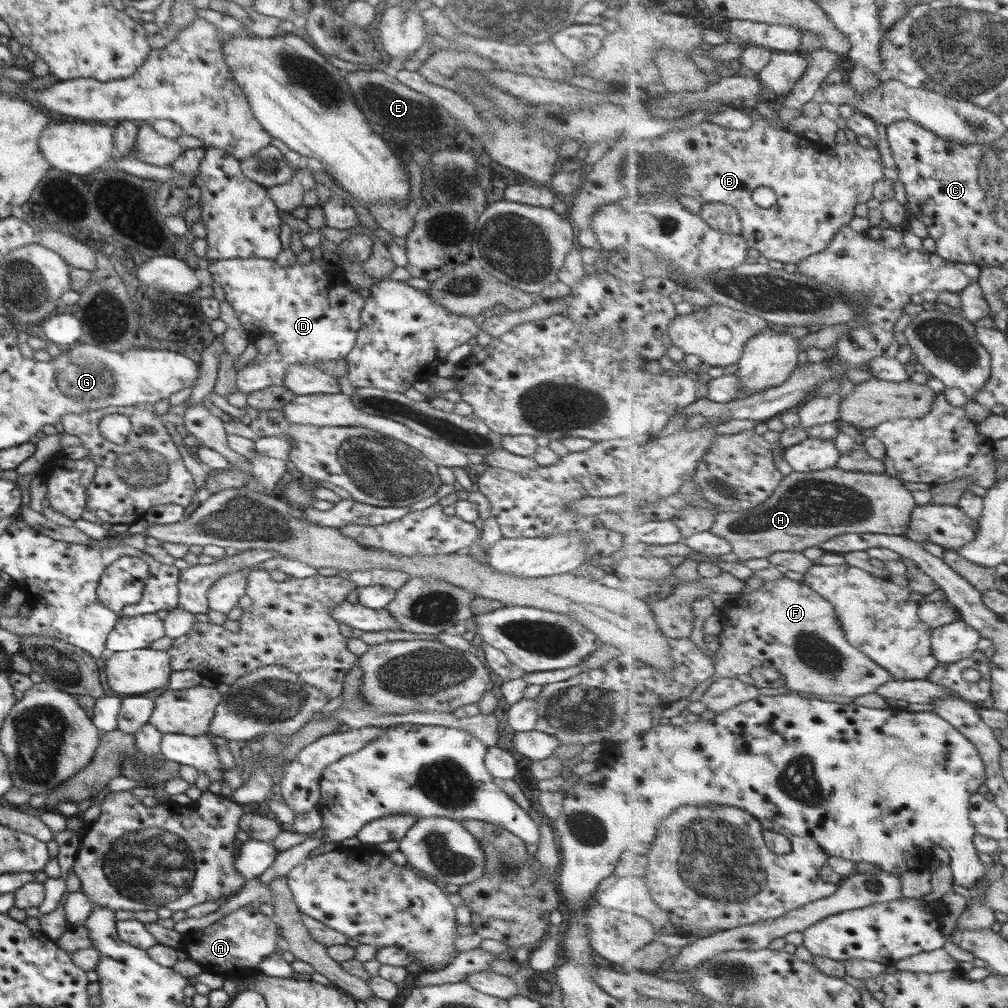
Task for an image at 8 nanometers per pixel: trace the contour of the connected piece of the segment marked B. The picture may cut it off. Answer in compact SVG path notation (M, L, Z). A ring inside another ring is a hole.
M755 108L745 111L753 122L749 129L735 130L703 121L659 137L657 150L681 162L687 170L687 176L679 180L679 194L700 204L715 202L735 207L742 221L742 236L751 249L756 249L767 260L798 266L809 256L829 248L837 232L855 218L855 206L868 204L873 199L875 184L885 174L881 152L857 141L835 146L823 140L811 141L801 134L769 125ZM763 186L773 188L777 194L777 204L769 209L759 208L753 201L755 190Z

